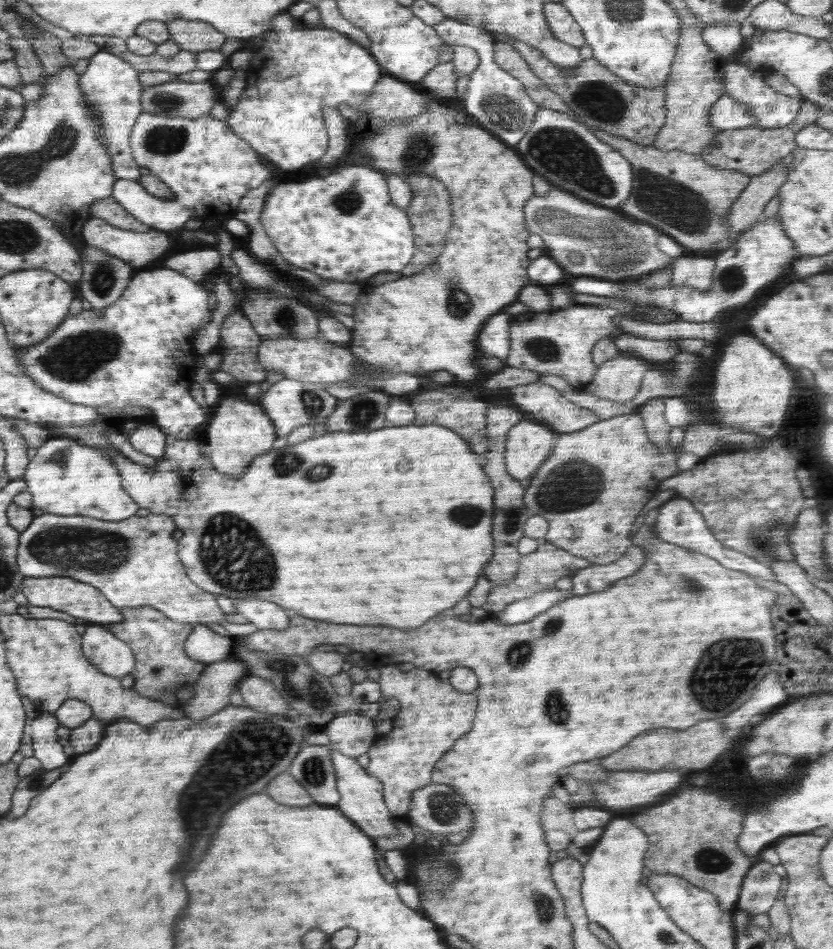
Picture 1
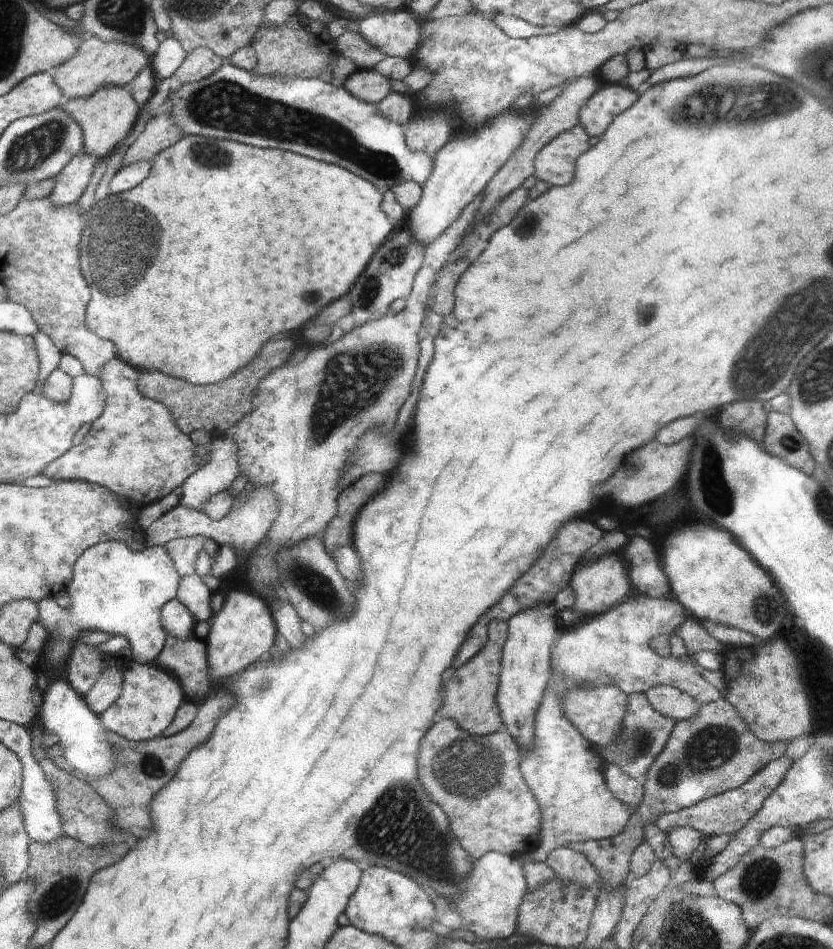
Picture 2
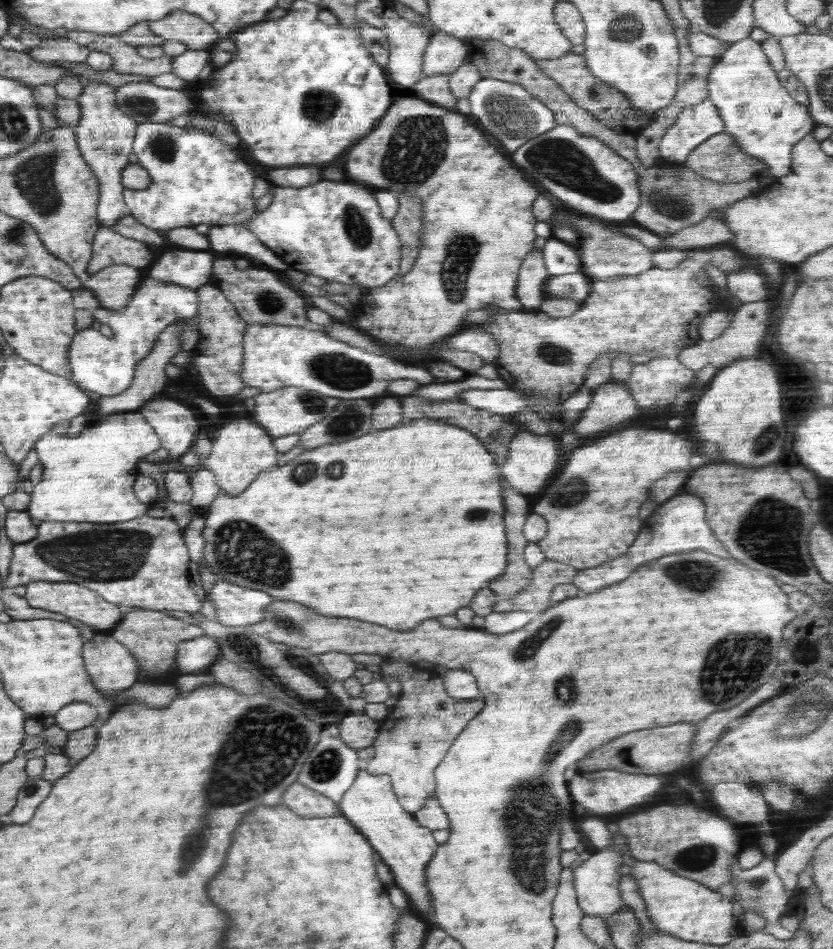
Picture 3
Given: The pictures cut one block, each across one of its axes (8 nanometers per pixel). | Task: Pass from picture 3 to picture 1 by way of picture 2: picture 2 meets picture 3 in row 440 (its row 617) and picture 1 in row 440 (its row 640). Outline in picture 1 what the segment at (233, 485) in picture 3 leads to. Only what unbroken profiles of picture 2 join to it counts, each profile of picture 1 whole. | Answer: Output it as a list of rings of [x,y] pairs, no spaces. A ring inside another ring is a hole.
[[[247,398],[220,399],[213,407],[205,436],[208,457],[212,466],[229,477],[237,478],[248,468],[254,458],[272,449],[276,440],[274,425],[257,400],[252,404]]]

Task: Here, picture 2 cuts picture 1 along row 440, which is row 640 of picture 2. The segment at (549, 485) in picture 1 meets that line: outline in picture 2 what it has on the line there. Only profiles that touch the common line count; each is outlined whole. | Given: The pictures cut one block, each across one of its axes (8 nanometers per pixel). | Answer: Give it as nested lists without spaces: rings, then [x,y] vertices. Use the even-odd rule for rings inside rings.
[[[640,594],[626,599],[602,614],[588,617],[586,622],[576,624],[570,630],[561,633],[556,641],[551,652],[551,679],[535,714],[533,745],[531,747],[519,746],[519,771],[541,810],[539,843],[532,853],[532,859],[535,861],[544,863],[549,852],[568,843],[609,839],[620,834],[626,828],[632,812],[630,806],[620,801],[606,787],[604,770],[608,764],[599,750],[588,739],[585,739],[574,724],[567,719],[561,697],[569,689],[587,685],[590,687],[616,685],[629,695],[645,693],[649,688],[658,685],[668,685],[688,693],[688,696],[700,701],[702,705],[722,698],[720,691],[708,683],[696,670],[690,656],[677,659],[670,654],[668,657],[663,657],[650,646],[650,639],[656,635],[678,633],[680,626],[687,619],[686,611],[676,598],[655,599]]]

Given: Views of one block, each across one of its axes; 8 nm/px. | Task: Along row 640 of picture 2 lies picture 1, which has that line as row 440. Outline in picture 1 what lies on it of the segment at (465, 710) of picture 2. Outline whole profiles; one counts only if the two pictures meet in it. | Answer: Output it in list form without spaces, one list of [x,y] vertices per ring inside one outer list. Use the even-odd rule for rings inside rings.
[[[485,402],[485,421],[488,441],[488,450],[485,452],[486,464],[483,466],[485,475],[489,478],[494,491],[494,512],[492,517],[492,538],[494,539],[493,555],[490,562],[484,566],[484,576],[496,585],[511,581],[517,573],[521,554],[517,549],[519,540],[525,535],[523,533],[525,522],[533,515],[533,512],[525,507],[522,496],[526,490],[529,480],[515,480],[505,467],[505,442],[507,432],[517,422],[528,418],[515,406],[509,407],[504,404]]]

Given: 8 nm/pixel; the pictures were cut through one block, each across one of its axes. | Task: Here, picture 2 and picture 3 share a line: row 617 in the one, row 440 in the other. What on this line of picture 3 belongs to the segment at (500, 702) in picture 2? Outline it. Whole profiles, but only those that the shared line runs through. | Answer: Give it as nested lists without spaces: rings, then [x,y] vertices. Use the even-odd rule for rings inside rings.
[[[526,430],[518,432],[510,441],[508,456],[502,463],[501,474],[507,486],[522,495],[541,492],[560,470],[562,461],[558,455],[558,449],[556,439],[550,434],[542,436]]]

